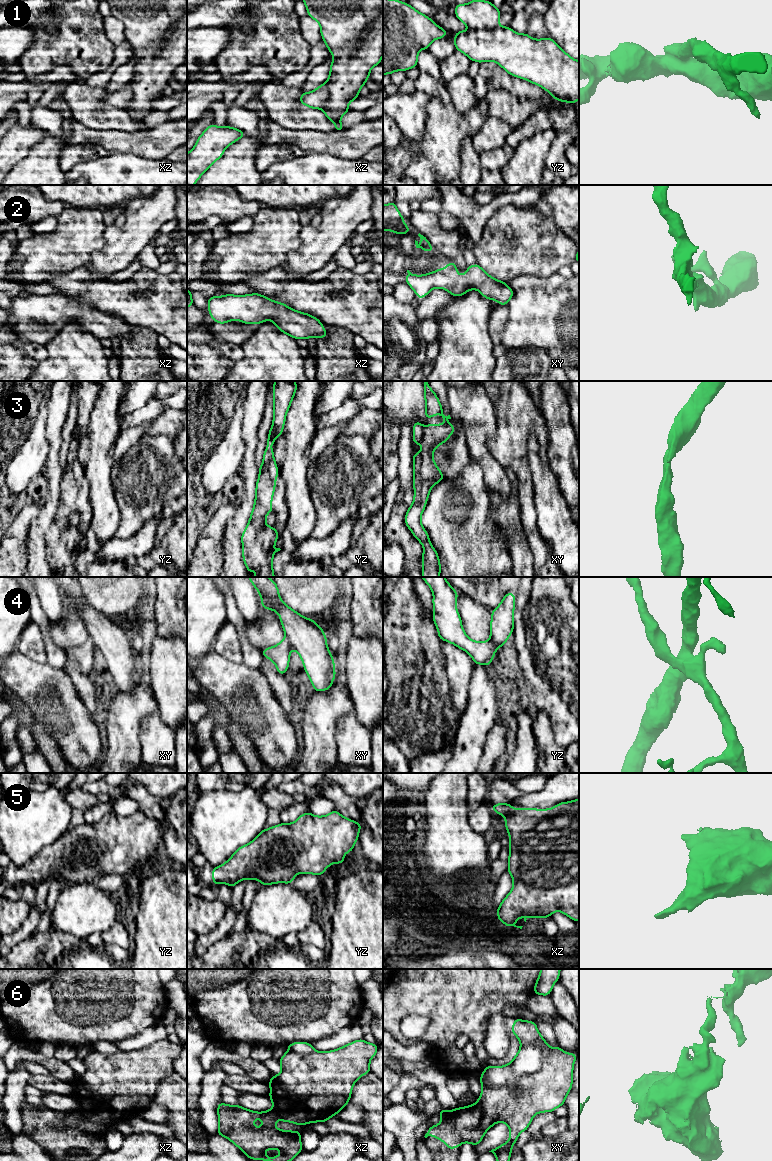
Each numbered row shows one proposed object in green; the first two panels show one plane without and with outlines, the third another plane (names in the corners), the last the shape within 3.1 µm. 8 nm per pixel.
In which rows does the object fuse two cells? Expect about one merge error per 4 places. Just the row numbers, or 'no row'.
1, 4, 6

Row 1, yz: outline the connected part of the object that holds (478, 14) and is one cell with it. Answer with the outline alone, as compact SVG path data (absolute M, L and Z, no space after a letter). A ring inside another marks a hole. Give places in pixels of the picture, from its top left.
M472 0L455 5L455 16L470 29L494 29L500 22L500 10L491 1Z

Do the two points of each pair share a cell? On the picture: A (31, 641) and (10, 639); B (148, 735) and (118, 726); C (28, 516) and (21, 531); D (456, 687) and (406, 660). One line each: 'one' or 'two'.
A: two
B: two
C: one
D: two

